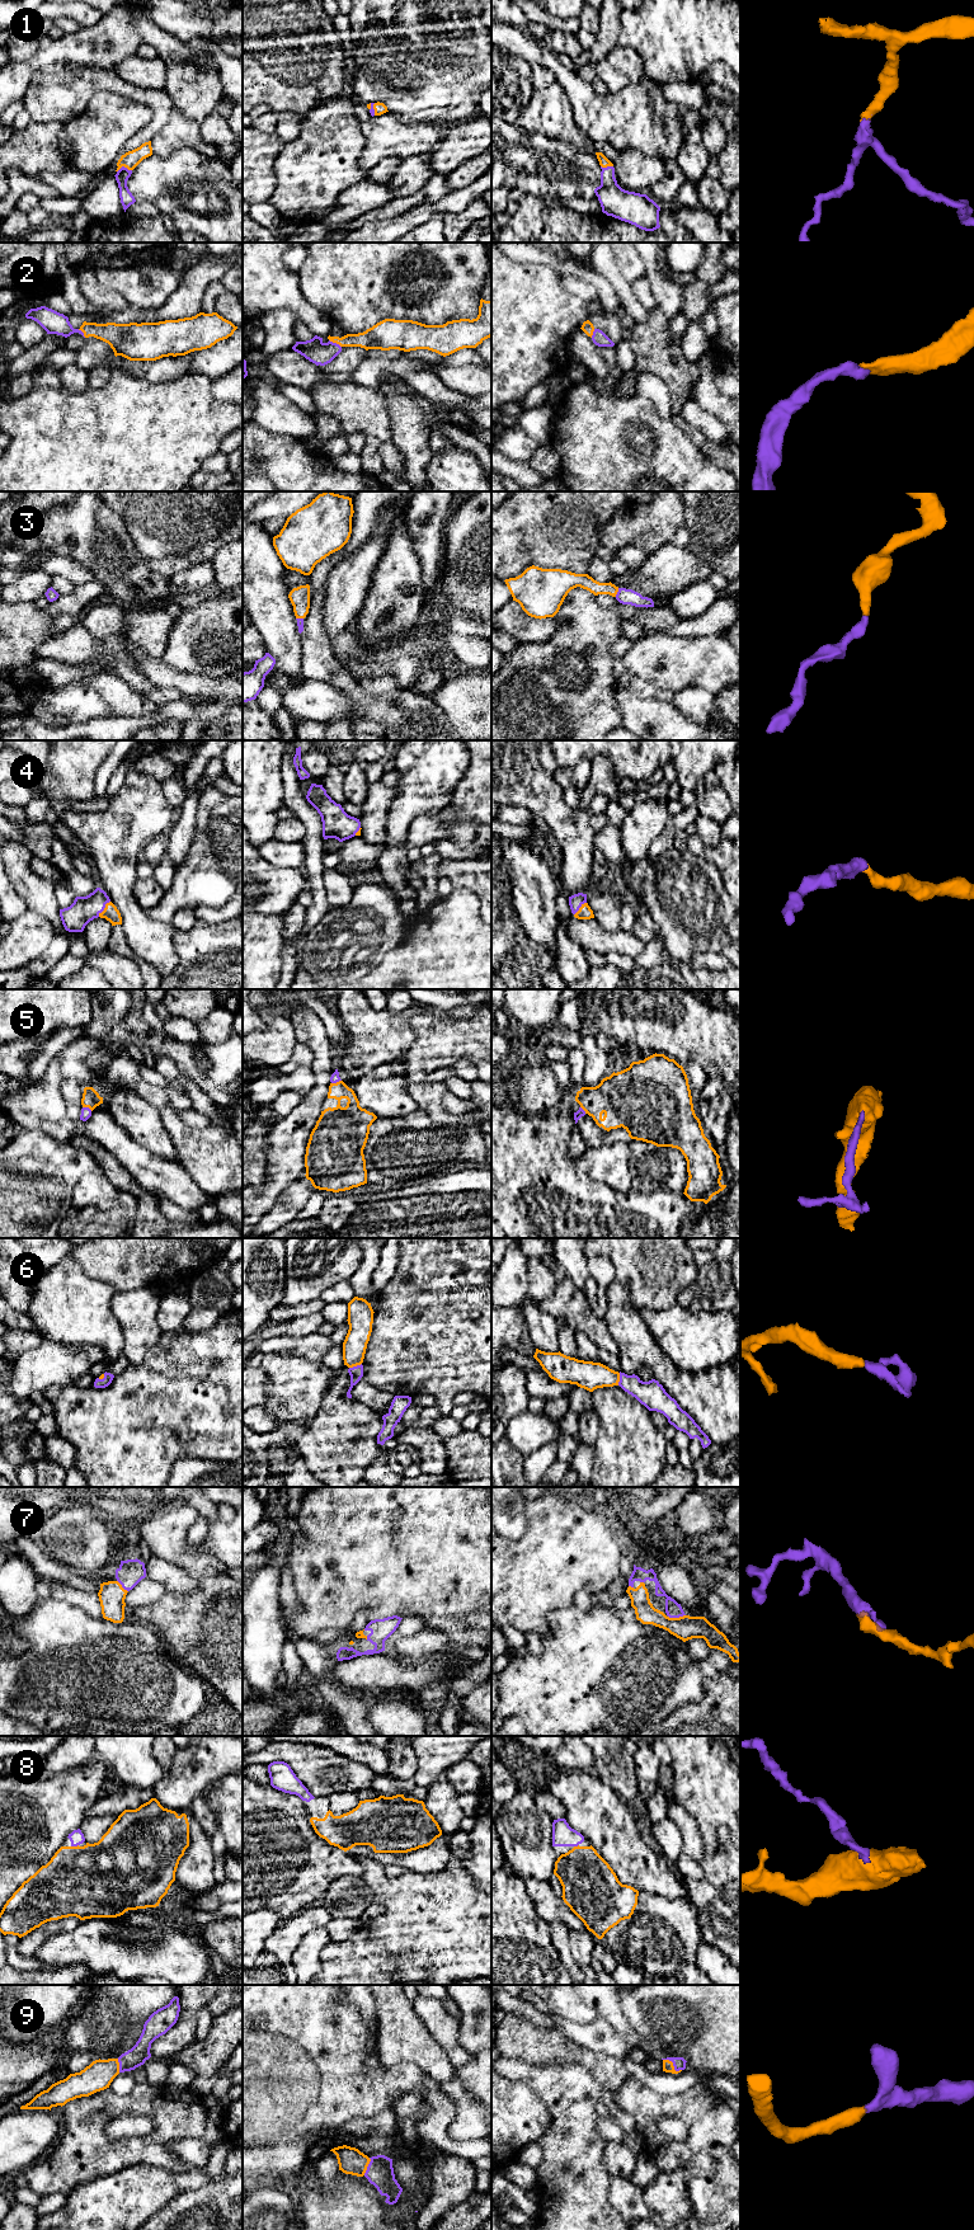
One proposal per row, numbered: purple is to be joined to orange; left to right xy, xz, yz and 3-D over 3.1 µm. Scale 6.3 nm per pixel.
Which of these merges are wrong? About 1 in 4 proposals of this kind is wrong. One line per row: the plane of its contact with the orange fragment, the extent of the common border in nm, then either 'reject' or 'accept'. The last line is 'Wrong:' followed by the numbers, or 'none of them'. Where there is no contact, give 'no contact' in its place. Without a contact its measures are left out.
1: contact in xy; length 100 nm; accept
2: contact in xz; length 90 nm; accept
3: contact in yz; length 60 nm; accept
4: contact in xy; length 130 nm; accept
5: contact in xz; length 70 nm; accept
6: contact in xz; length 90 nm; accept
7: contact in yz; length 110 nm; accept
8: contact in xy; length 50 nm; accept
9: contact in yz; length 140 nm; accept
Wrong: none of them

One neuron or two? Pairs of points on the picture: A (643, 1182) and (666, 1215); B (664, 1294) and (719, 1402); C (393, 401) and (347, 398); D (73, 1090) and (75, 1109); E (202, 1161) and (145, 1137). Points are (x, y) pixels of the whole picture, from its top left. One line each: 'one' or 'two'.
A: two
B: two
C: two
D: one
E: two

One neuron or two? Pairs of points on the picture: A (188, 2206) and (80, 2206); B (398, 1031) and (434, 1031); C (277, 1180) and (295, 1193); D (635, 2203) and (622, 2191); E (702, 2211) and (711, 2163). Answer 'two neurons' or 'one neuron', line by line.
A: two neurons
B: two neurons
C: two neurons
D: one neuron
E: one neuron

